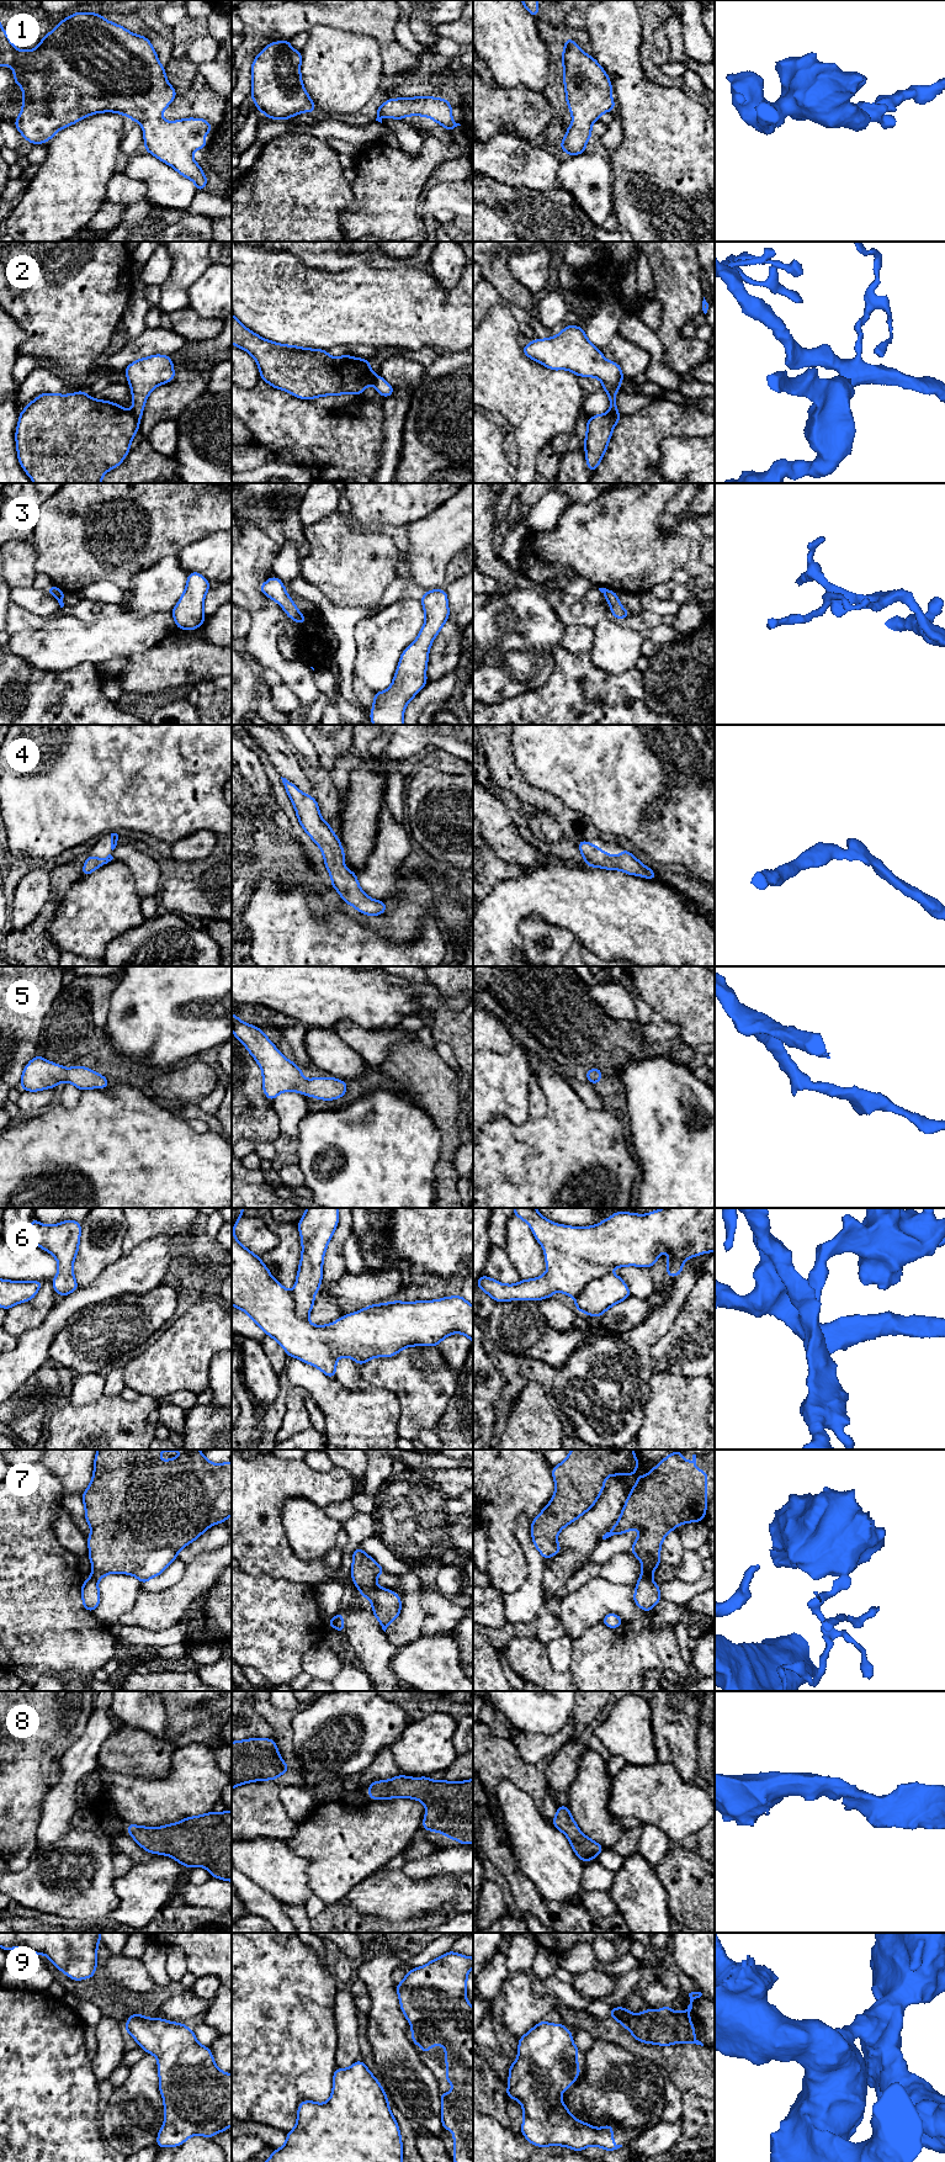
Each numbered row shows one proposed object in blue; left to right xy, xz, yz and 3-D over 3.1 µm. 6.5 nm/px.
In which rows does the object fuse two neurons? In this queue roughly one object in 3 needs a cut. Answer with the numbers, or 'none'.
2, 3, 7

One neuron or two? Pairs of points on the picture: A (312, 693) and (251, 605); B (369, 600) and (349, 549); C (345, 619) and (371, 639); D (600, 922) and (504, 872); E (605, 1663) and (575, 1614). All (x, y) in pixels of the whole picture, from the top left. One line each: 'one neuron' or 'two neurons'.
A: two neurons
B: one neuron
C: two neurons
D: two neurons
E: two neurons

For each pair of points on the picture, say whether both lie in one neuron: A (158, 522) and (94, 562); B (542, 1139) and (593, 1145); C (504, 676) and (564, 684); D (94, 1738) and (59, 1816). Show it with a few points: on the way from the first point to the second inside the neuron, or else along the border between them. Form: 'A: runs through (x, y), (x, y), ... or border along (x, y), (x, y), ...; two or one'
A: runs through (149, 541), (143, 554), (113, 556); one
B: runs through (555, 1145), (580, 1145); one
C: border along (553, 653), (551, 676), (540, 687), (520, 694); two
D: runs through (80, 1758), (73, 1766), (62, 1796); one

